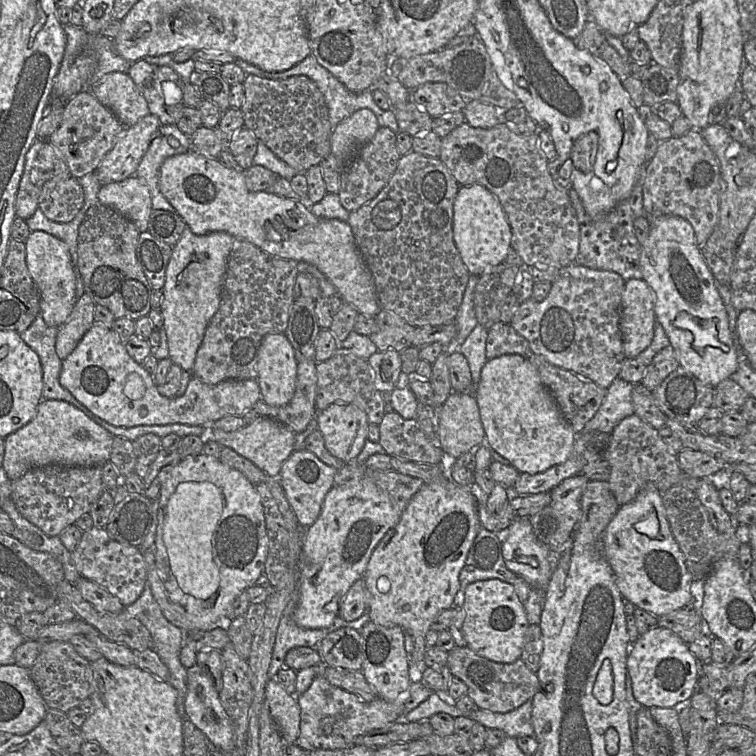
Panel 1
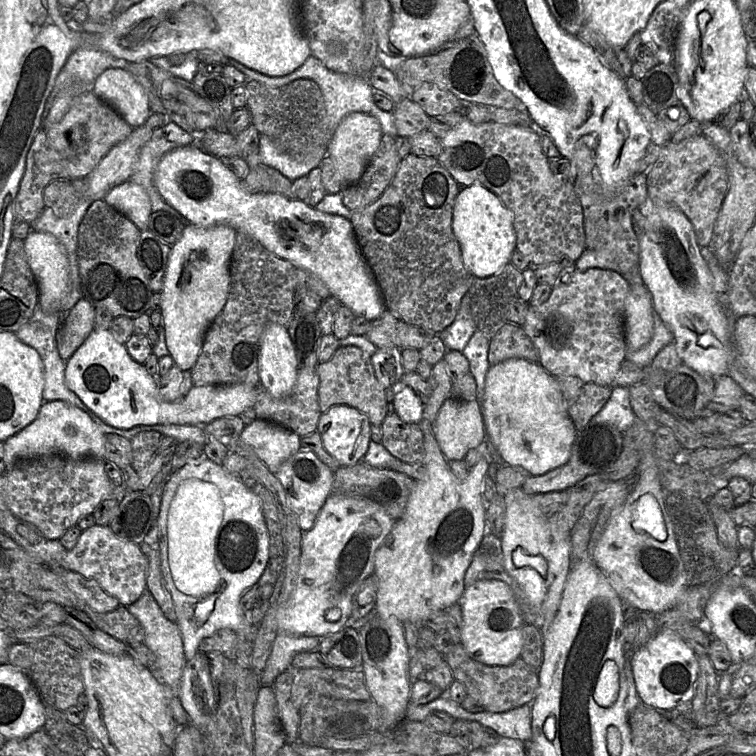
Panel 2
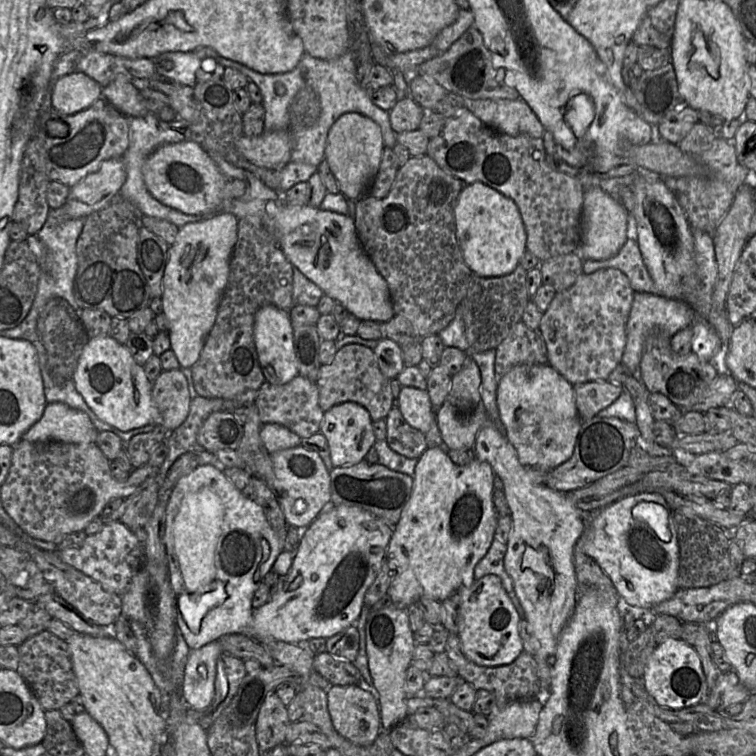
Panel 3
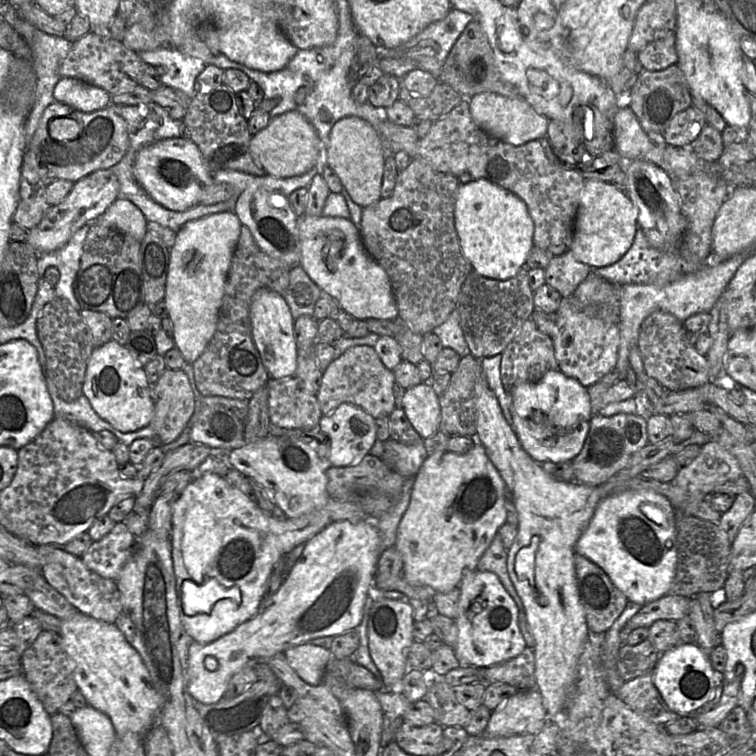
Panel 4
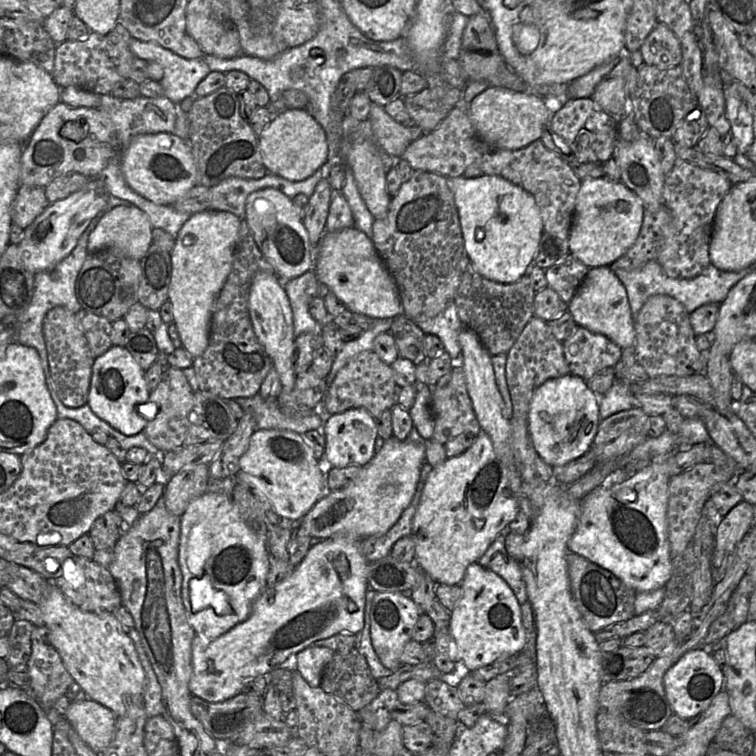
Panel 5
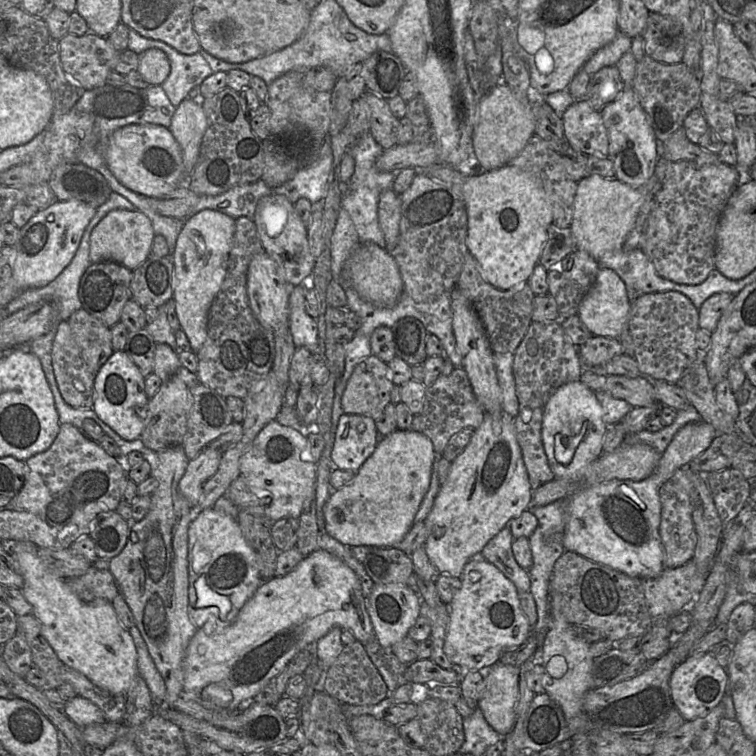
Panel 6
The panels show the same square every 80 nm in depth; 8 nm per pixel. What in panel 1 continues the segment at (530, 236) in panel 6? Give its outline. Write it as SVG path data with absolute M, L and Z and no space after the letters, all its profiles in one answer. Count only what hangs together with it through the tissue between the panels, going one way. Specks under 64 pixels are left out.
M481 184L461 186L454 202L454 242L471 275L479 276L488 269L505 263L511 248L512 231L498 198Z

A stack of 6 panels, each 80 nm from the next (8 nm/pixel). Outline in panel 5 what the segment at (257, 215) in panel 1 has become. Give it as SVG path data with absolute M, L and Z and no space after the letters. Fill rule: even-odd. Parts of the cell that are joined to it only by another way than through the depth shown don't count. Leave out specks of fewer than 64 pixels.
M168 132L135 136L122 155L122 172L133 190L160 205L172 206L197 185L197 168L190 143ZM356 227L326 231L316 246L314 272L352 313L374 319L393 319L403 314L399 290L372 240Z

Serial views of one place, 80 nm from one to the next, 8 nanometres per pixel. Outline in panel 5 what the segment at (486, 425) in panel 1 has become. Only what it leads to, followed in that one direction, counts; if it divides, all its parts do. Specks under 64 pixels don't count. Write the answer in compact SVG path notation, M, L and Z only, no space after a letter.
M566 375L547 380L534 391L530 401L528 429L532 443L537 454L551 467L563 466L586 454L600 421L599 396L577 376Z

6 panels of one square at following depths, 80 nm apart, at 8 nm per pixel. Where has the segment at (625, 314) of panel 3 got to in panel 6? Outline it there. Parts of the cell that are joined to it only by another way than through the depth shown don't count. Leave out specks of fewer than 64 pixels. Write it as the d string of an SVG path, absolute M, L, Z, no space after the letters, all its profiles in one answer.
M593 336L576 348L582 370L603 366L615 356L623 354L623 346L618 338Z

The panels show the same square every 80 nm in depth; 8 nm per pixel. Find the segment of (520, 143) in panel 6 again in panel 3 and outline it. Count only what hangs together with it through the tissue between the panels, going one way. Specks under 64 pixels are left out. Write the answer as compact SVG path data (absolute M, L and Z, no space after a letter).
M476 99L467 107L485 125L499 132L543 138L545 128L524 100Z

